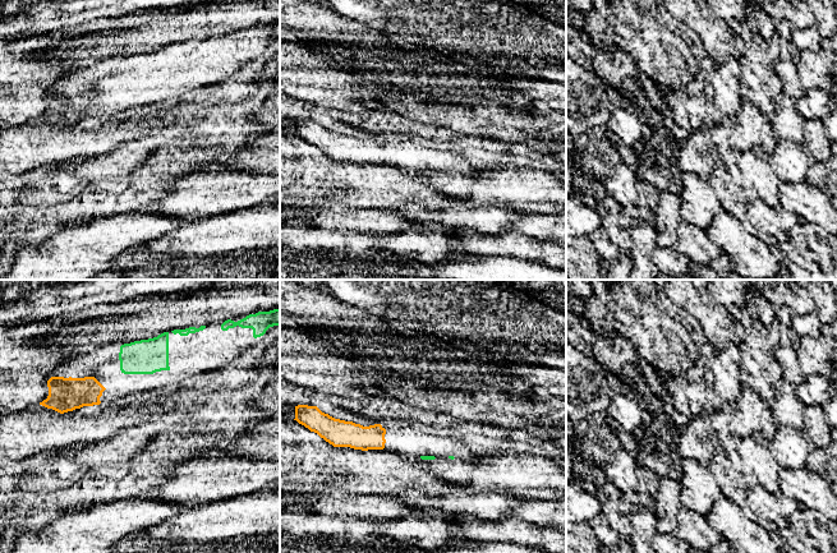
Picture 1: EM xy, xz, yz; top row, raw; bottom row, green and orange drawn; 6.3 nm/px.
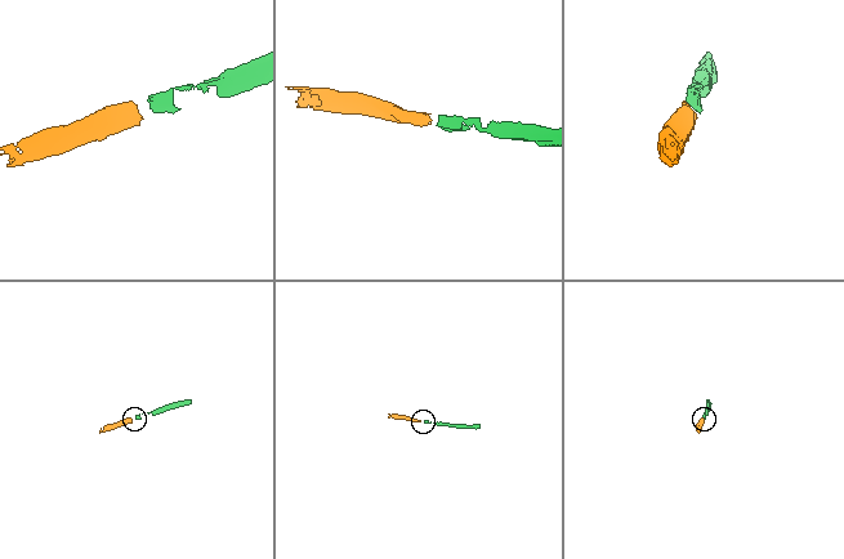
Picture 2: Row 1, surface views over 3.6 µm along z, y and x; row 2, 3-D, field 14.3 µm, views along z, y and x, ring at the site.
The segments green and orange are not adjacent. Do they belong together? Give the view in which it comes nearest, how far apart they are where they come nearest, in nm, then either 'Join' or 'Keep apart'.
Closest in xy. Distance 150 nm. Join

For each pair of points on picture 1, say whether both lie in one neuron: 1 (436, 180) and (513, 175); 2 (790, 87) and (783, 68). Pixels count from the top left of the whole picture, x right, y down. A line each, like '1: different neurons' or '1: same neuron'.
1: same neuron
2: same neuron

